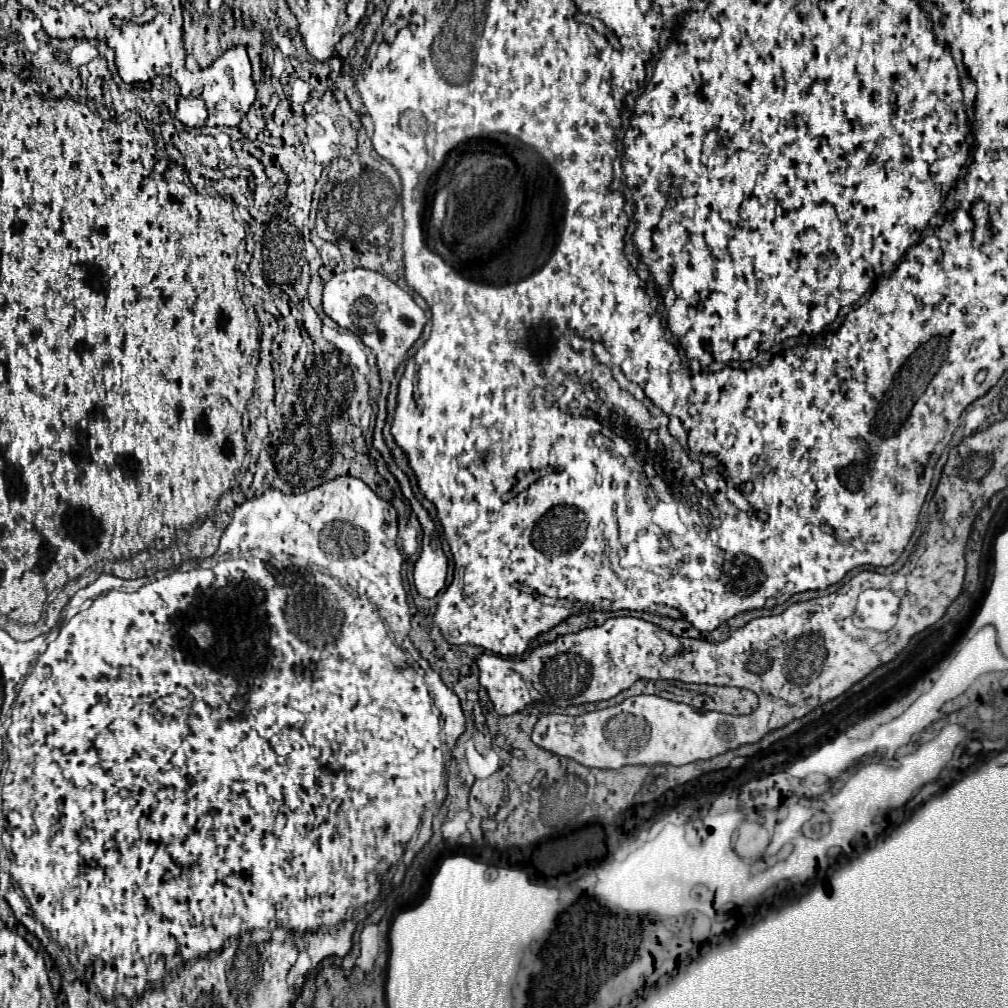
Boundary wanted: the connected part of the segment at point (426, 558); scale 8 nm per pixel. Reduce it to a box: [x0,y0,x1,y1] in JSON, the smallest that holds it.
[372,409,448,597]

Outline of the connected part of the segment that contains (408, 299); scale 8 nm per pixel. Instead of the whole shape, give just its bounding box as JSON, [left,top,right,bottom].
[322,269,426,399]

